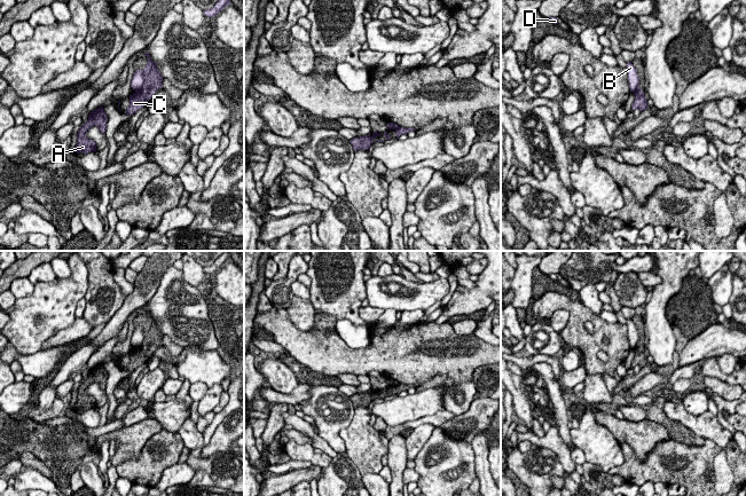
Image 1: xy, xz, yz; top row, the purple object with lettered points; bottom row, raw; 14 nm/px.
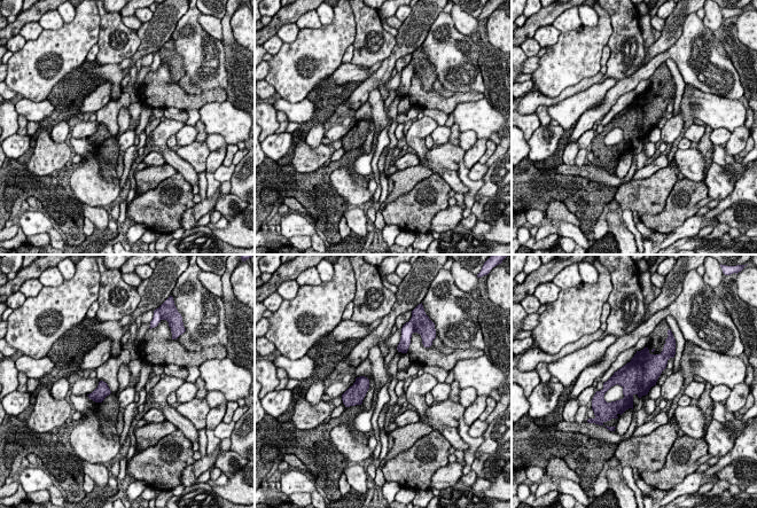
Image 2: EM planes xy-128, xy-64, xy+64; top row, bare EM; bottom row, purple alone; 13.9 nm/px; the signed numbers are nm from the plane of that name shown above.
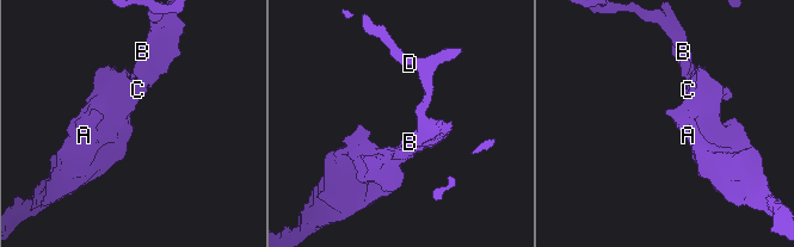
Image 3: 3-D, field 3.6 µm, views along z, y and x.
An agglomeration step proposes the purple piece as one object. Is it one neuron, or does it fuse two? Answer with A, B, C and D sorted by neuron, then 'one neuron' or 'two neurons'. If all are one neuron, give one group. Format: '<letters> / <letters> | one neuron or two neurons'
A C / B D | two neurons

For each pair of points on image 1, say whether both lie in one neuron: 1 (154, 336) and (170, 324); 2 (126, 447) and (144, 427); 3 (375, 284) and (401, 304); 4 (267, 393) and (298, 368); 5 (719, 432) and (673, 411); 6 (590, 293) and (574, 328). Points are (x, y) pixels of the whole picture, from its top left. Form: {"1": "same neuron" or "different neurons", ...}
{"1": "different neurons", "2": "same neuron", "3": "same neuron", "4": "different neurons", "5": "same neuron", "6": "different neurons"}

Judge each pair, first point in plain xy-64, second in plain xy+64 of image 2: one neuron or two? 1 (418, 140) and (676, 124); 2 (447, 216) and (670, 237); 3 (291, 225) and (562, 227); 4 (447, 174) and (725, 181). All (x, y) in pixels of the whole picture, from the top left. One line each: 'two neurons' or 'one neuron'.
1: one neuron
2: one neuron
3: one neuron
4: one neuron

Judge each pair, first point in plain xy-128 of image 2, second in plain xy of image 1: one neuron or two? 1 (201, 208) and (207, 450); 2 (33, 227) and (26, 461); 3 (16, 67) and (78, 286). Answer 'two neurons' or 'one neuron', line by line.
1: two neurons
2: two neurons
3: one neuron

